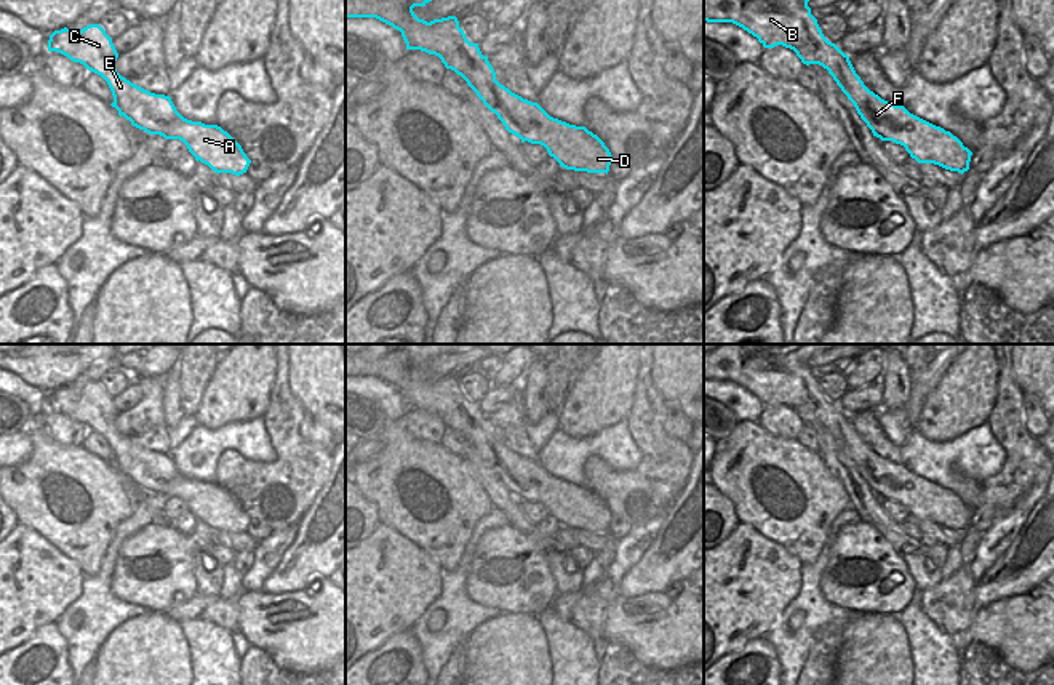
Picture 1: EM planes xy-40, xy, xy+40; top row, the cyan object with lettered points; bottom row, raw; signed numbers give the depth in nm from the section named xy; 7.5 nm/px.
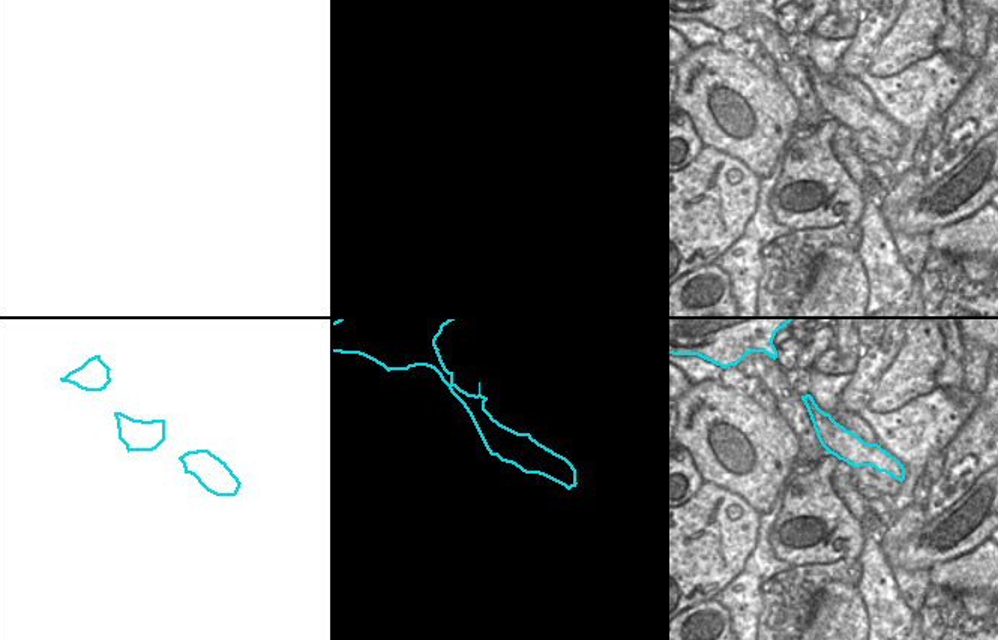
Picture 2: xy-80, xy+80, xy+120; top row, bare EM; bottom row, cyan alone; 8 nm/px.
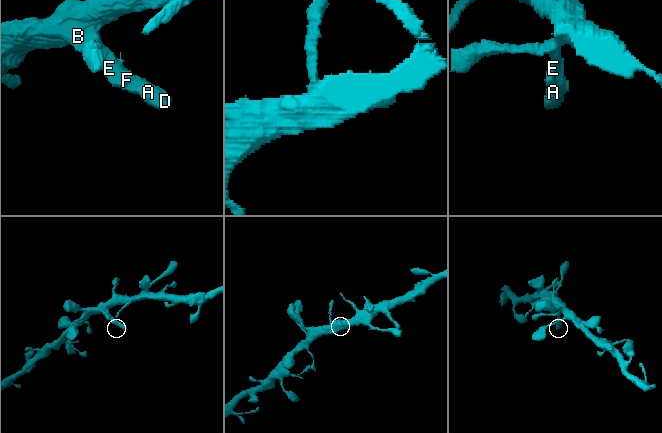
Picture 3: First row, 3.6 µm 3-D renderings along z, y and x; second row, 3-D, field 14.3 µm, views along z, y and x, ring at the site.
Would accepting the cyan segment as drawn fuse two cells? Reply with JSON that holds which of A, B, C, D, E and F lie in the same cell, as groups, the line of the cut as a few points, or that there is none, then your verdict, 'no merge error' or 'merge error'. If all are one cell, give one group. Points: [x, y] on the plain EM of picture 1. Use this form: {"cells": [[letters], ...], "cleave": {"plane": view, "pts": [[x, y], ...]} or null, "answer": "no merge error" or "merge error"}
{"cells": [["A", "B", "C", "D", "E", "F"]], "cleave": null, "answer": "no merge error"}

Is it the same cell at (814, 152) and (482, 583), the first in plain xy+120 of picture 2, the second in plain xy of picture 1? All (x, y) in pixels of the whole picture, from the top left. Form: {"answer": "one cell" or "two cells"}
{"answer": "one cell"}

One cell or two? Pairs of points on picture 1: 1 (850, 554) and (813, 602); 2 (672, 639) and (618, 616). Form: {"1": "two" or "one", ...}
{"1": "two", "2": "one"}

